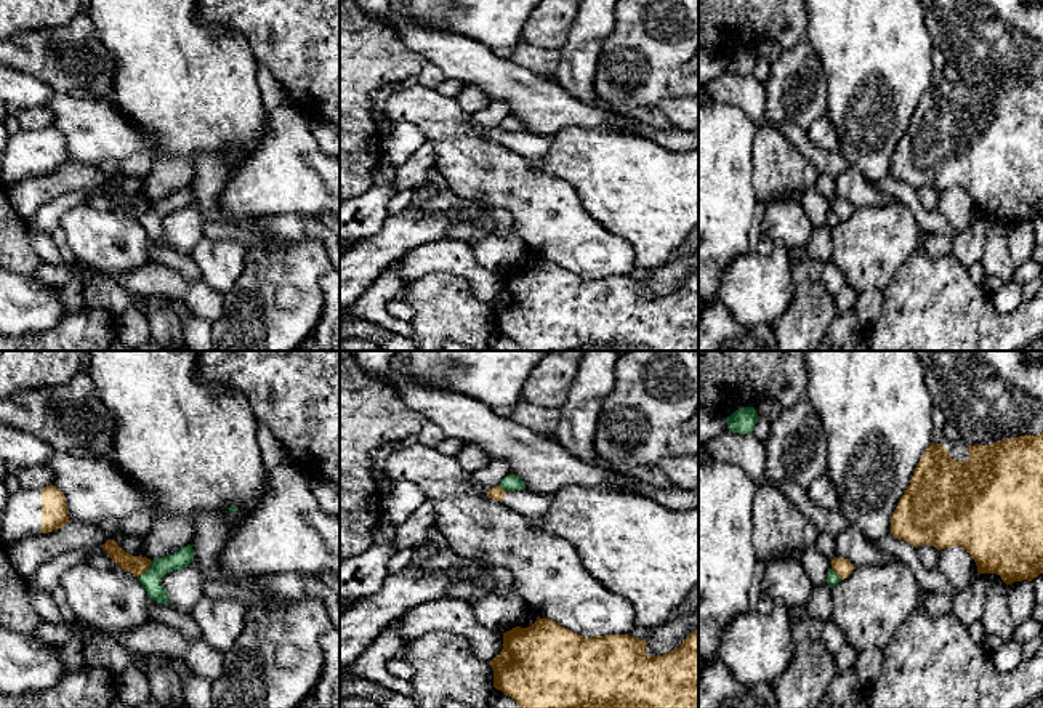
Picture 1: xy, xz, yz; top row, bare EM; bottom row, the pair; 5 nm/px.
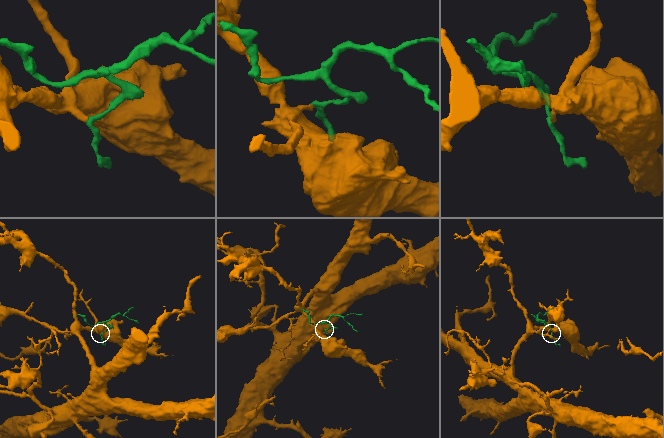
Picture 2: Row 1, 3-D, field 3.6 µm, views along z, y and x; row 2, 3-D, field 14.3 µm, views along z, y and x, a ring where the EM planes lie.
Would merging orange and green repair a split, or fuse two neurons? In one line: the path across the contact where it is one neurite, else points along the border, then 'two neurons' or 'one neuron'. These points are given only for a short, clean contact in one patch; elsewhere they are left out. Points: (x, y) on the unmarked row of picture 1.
border xy (151, 202), (138, 218); two neurons

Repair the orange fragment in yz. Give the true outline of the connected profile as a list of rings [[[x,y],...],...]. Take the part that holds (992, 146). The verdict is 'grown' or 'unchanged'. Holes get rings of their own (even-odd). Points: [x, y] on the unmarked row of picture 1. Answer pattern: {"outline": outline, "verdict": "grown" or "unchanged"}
{"outline": [[[1043,74],[989,86],[968,86],[963,82],[945,80],[940,85],[931,85],[892,154],[891,176],[915,189],[929,186],[940,192],[961,187],[974,200],[979,215],[997,215],[1006,226],[1032,223],[1043,215]]], "verdict": "grown"}

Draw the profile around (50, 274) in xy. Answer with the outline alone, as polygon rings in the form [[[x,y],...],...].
[[[42,263],[38,269],[32,274],[38,282],[46,285],[64,285],[70,280],[82,280],[83,284],[90,282],[91,279],[101,277],[103,274],[98,269],[91,271],[91,276],[85,279],[80,272],[75,272],[64,266],[54,266],[48,263]]]

